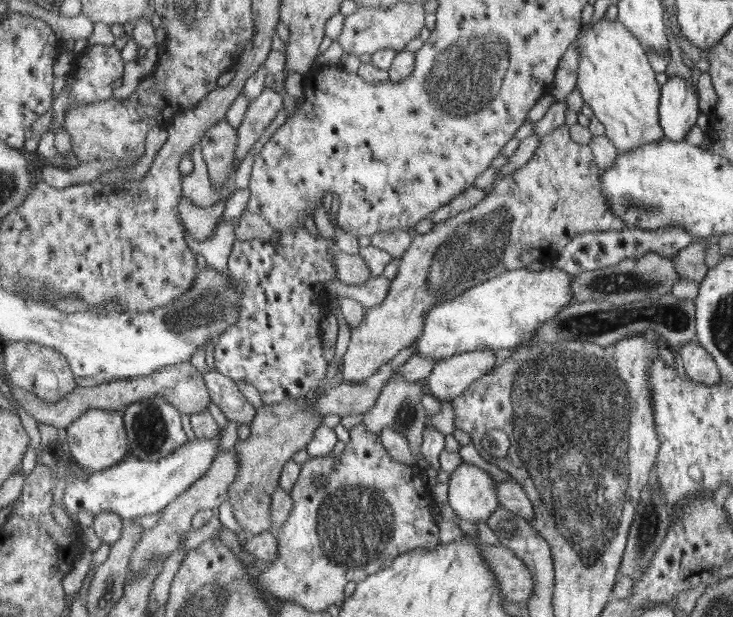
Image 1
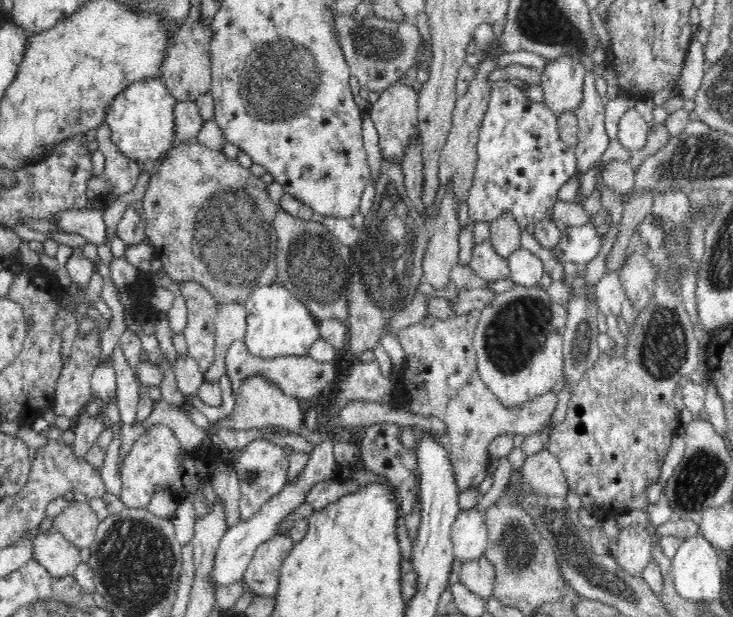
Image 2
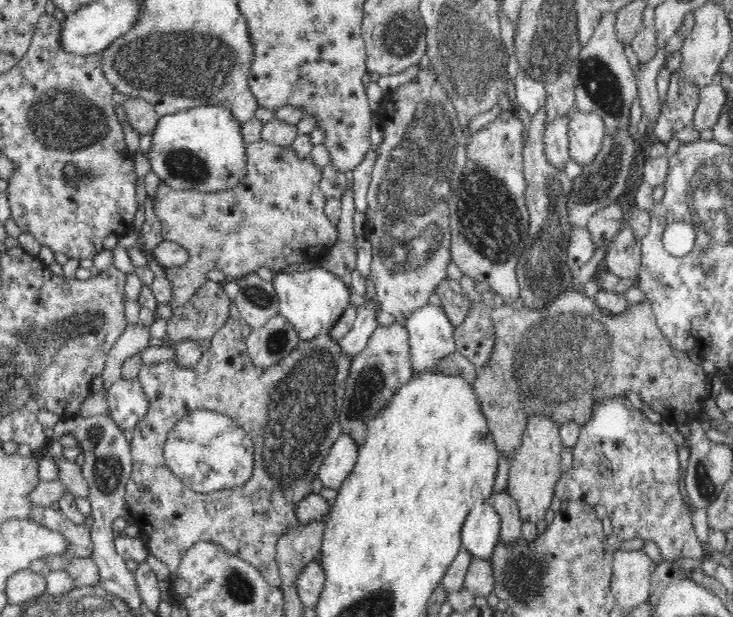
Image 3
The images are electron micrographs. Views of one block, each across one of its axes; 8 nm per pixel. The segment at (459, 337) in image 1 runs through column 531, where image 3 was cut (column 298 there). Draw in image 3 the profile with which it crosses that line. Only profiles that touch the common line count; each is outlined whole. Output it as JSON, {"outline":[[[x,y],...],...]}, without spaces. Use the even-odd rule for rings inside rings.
{"outline":[[[311,265],[298,272],[276,273],[271,282],[279,301],[279,314],[292,325],[301,341],[328,335],[343,310],[351,303],[346,284],[336,274],[320,266]]]}

